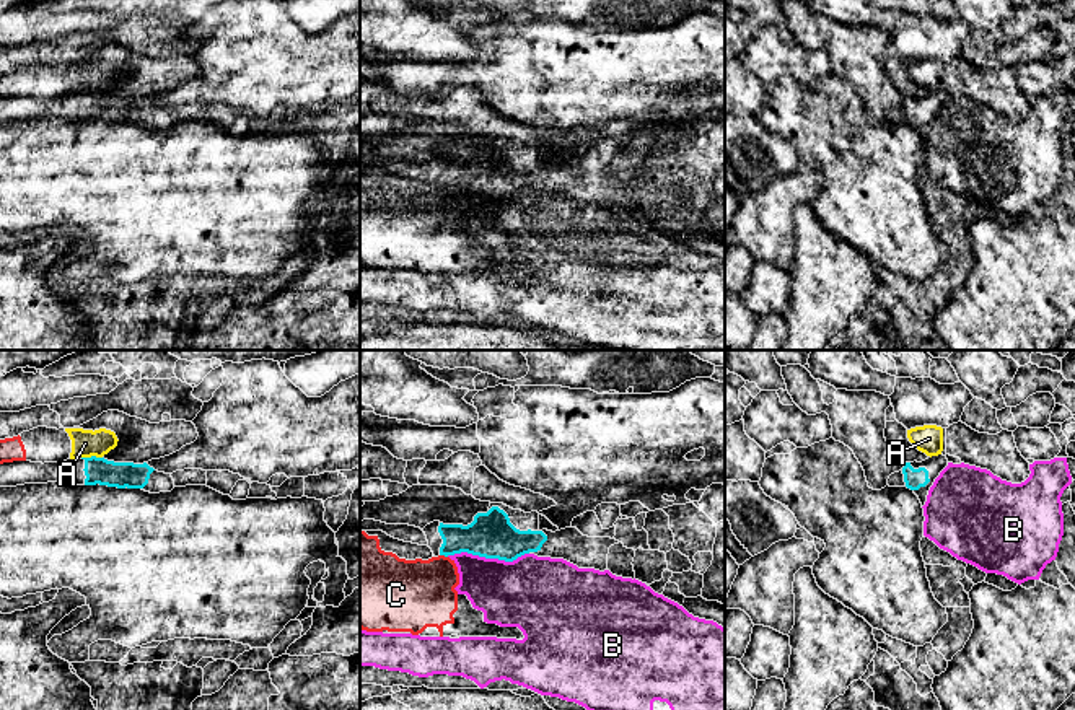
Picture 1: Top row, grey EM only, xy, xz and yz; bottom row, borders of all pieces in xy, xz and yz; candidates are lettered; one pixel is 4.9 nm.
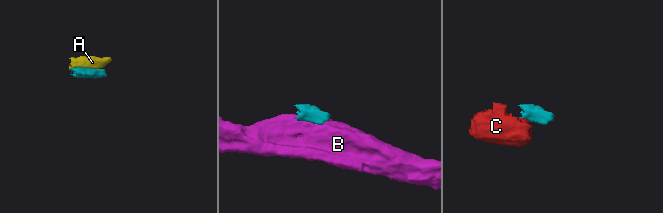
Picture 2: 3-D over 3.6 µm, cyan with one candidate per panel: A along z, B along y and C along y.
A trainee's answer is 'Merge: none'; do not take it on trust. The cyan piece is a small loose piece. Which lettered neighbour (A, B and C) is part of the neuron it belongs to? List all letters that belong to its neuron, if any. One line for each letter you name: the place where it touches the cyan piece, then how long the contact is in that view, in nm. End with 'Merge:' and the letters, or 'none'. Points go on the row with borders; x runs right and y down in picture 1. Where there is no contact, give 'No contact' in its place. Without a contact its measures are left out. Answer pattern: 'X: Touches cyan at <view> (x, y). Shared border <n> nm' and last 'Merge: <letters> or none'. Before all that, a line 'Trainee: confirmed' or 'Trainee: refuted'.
Trainee: confirmed
Merge: none

